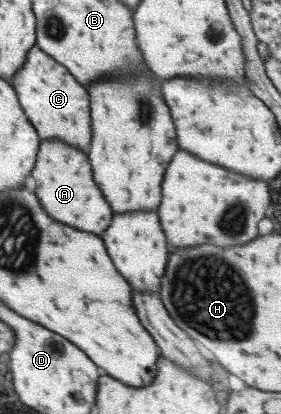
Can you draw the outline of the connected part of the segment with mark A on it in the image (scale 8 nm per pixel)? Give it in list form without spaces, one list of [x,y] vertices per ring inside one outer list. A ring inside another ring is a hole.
[[[58,138],[39,141],[30,178],[34,180],[33,192],[36,194],[36,200],[54,222],[60,222],[73,230],[96,234],[98,237],[108,228],[113,213],[92,178],[92,170],[84,151],[72,148],[60,142]]]

